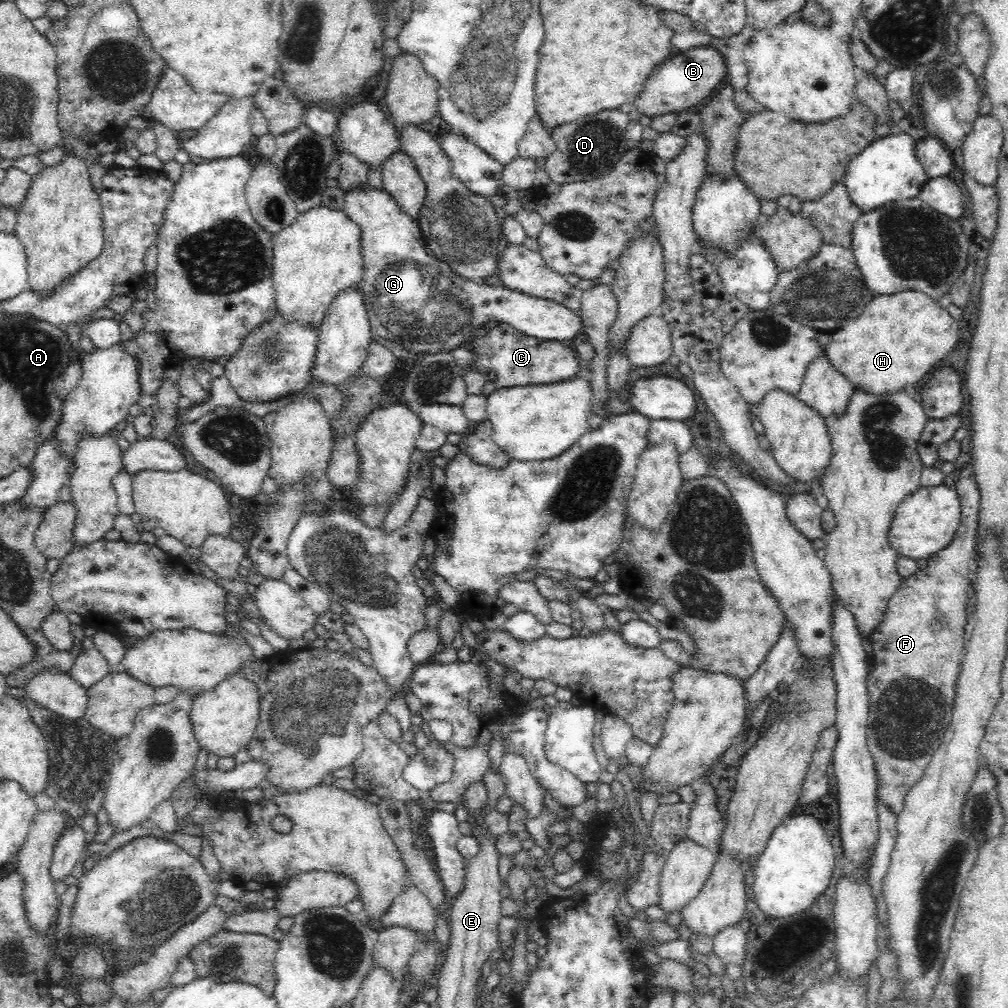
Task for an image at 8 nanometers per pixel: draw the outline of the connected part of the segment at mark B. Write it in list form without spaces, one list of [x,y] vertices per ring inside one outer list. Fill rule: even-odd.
[[[692,48],[677,52],[651,72],[650,78],[643,84],[642,92],[635,98],[634,108],[649,117],[686,112],[692,106],[705,102],[713,93],[712,89],[725,79],[723,56],[715,48]]]

